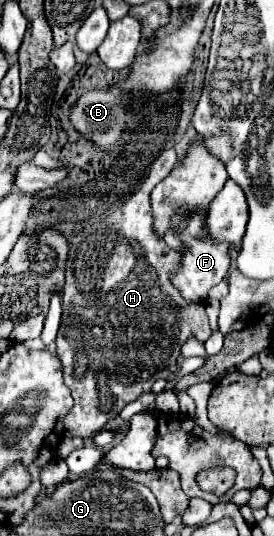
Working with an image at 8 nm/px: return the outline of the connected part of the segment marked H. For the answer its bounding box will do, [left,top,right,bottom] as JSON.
[57,149,211,438]

